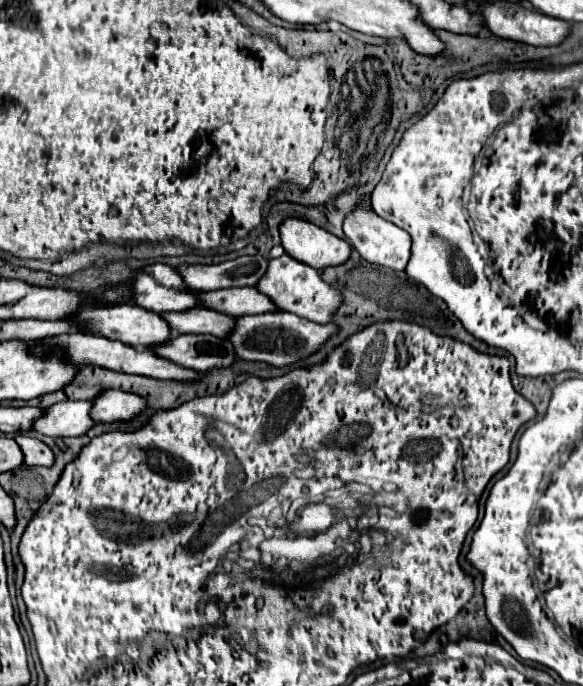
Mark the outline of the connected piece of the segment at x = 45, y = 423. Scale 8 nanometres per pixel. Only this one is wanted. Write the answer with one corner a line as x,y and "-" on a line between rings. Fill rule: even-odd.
58,402
44,410
44,416
36,420
32,426
36,432
52,438
62,436
80,436
88,428
94,426
94,420
90,418
90,402

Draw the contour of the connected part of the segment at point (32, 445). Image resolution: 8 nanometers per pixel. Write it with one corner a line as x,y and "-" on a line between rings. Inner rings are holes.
18,434
14,440
20,444
20,448
24,452
26,466
52,466
54,454
50,452
50,448
44,442
40,442
32,436
24,436
24,434

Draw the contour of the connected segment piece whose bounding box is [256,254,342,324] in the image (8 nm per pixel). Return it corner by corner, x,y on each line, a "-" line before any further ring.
288,254
270,260
270,264
268,264
268,276
264,276
264,280
260,280
260,284
256,284
256,290
264,292
276,304
278,310
292,312
296,316
302,316
306,320
320,322
320,324
328,324
330,318
332,318
332,314
336,312
336,308
342,302
340,292
336,292
330,286
326,286
320,280
320,276
318,276
318,272
314,268
310,268
304,262
294,260

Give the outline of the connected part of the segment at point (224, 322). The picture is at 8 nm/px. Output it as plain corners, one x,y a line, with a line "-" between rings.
190,308
188,312
162,312
164,320
174,334
212,334
212,336
226,336
234,328
234,318
212,312
206,308

